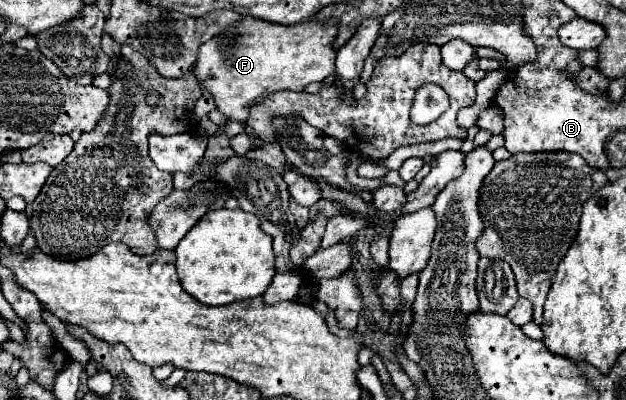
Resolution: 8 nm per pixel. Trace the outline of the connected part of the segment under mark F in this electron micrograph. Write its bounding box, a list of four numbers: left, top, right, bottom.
[193,16,337,122]

